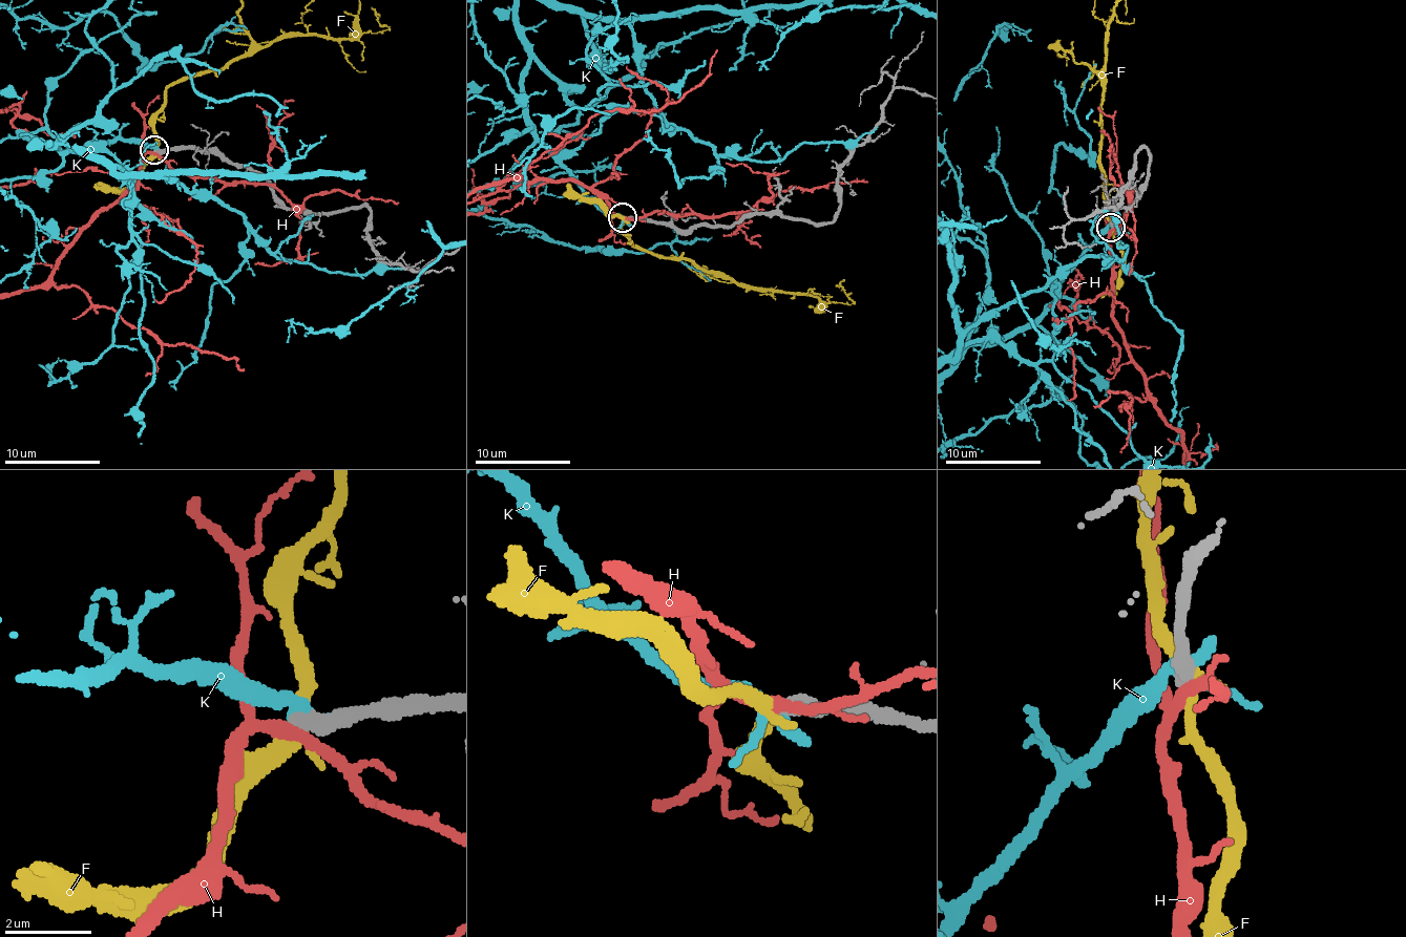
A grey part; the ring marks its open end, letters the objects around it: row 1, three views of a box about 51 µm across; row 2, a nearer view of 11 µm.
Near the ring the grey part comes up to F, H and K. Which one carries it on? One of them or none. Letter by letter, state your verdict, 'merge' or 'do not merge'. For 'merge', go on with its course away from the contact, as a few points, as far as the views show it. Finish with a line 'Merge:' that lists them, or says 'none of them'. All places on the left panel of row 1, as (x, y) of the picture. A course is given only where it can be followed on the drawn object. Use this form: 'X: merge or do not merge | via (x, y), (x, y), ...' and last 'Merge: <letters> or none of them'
F: do not merge
H: do not merge
K: do not merge
Merge: none of them

